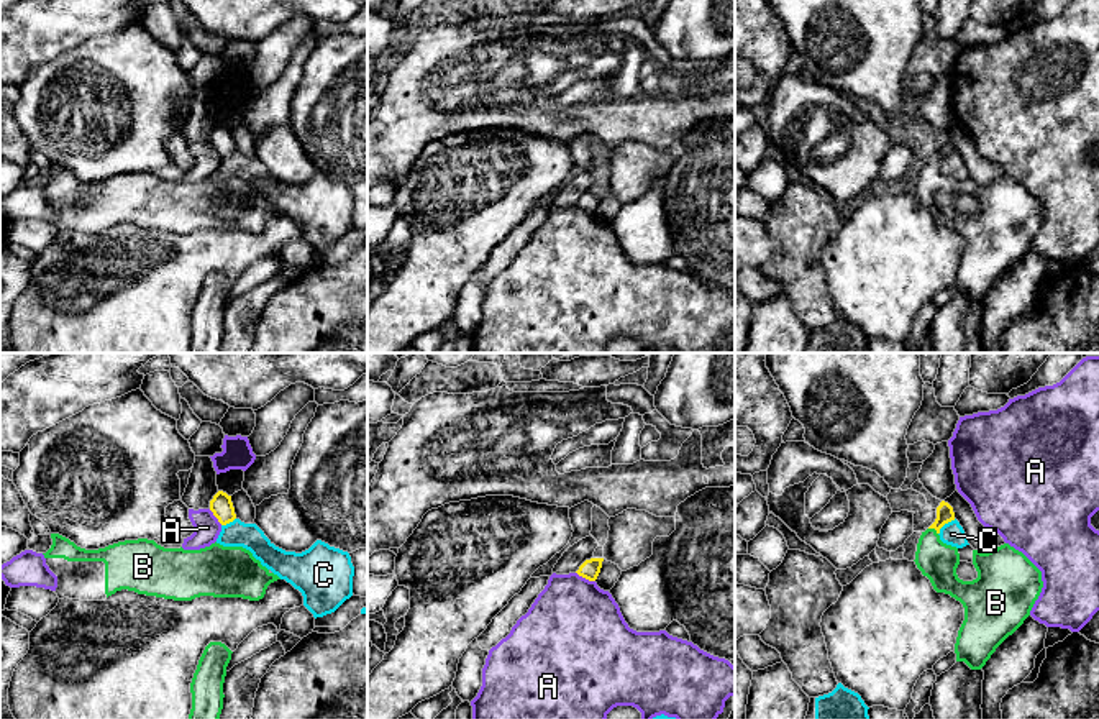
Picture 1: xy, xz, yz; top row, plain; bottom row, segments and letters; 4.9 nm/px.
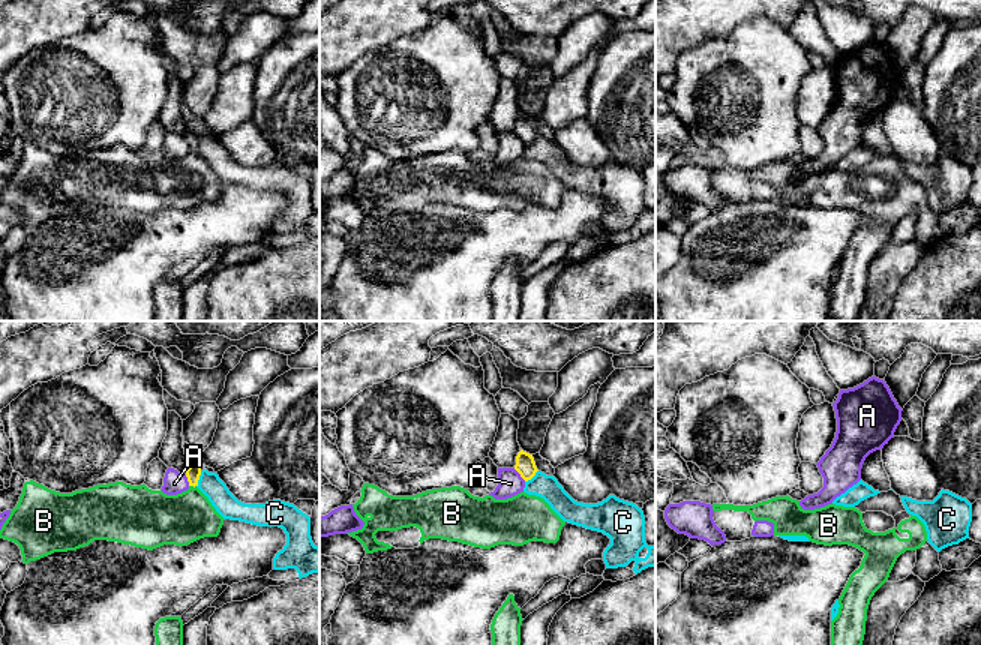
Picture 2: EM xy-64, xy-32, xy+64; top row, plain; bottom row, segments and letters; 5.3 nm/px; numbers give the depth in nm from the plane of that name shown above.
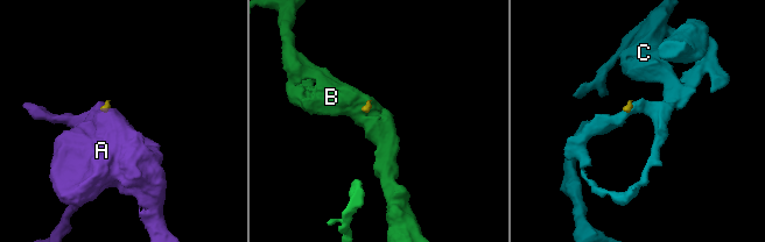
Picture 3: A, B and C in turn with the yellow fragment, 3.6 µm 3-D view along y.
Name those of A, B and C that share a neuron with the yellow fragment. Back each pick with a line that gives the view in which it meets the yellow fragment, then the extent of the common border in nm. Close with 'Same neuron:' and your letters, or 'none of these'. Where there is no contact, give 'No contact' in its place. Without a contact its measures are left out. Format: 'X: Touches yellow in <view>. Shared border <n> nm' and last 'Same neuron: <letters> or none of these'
B: Touches yellow in yz. Shared border 60 nm
Same neuron: B

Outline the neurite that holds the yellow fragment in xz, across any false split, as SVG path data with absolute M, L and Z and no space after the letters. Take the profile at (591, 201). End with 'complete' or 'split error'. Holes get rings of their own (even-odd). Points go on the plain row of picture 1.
M591 190L591 192L586 192L579 202L576 204L579 208L589 212L589 213L595 213L599 205L600 205L600 200L602 200L602 194L604 190Z | complete

